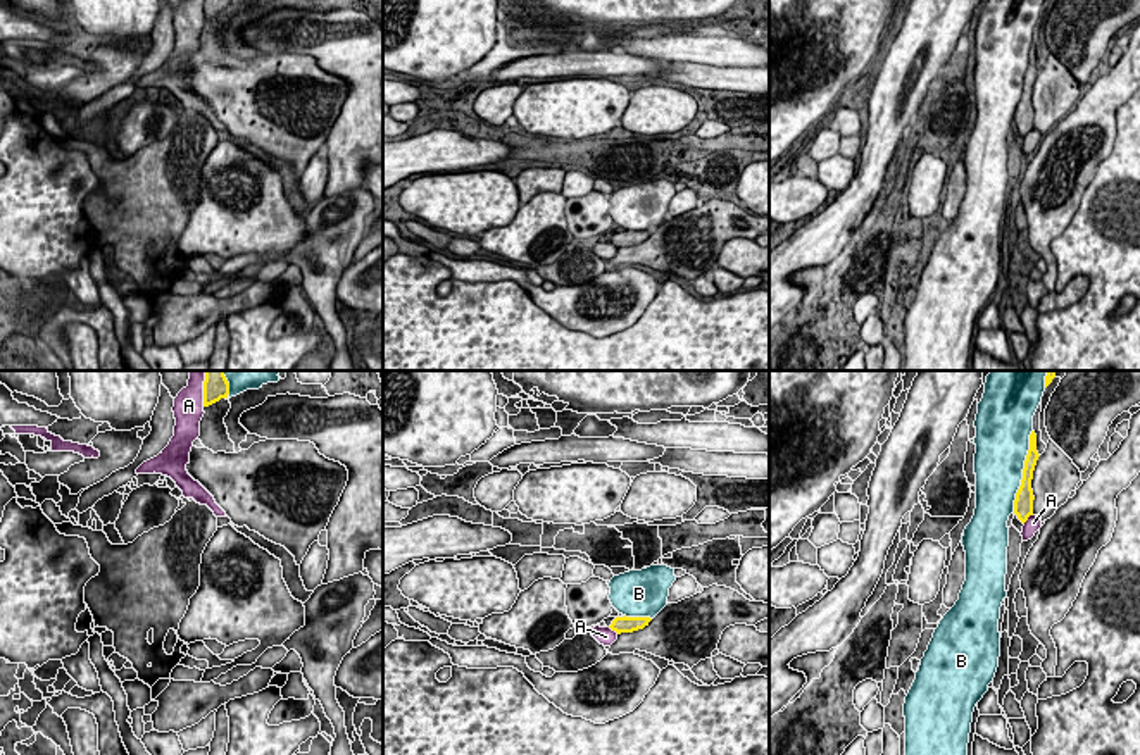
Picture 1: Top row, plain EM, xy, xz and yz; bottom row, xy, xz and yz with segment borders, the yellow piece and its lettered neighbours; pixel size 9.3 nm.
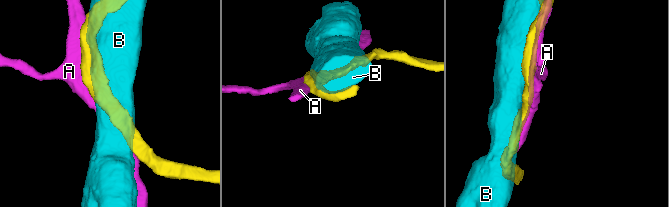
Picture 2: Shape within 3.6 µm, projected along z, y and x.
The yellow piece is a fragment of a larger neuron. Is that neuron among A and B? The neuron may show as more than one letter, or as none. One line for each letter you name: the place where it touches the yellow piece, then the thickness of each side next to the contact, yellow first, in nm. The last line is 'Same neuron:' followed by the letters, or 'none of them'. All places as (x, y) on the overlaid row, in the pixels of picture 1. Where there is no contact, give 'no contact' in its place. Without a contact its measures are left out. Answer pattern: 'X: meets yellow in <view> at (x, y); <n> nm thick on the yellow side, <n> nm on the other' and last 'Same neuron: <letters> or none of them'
A: meets yellow in yz at (1027, 519); 190 nm thick on the yellow side, 140 nm on the other
Same neuron: A

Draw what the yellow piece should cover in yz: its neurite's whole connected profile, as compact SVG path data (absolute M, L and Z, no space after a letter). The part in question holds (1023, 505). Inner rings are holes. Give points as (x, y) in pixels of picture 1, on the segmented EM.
M1031 431L1030 434L1030 450L1024 460L1024 469L1023 469L1023 479L1021 486L1016 493L1014 500L1014 514L1018 519L1024 524L1030 515L1033 515L1033 490L1031 490L1031 479L1033 479L1033 471L1038 460L1038 452L1037 452L1037 434Z

